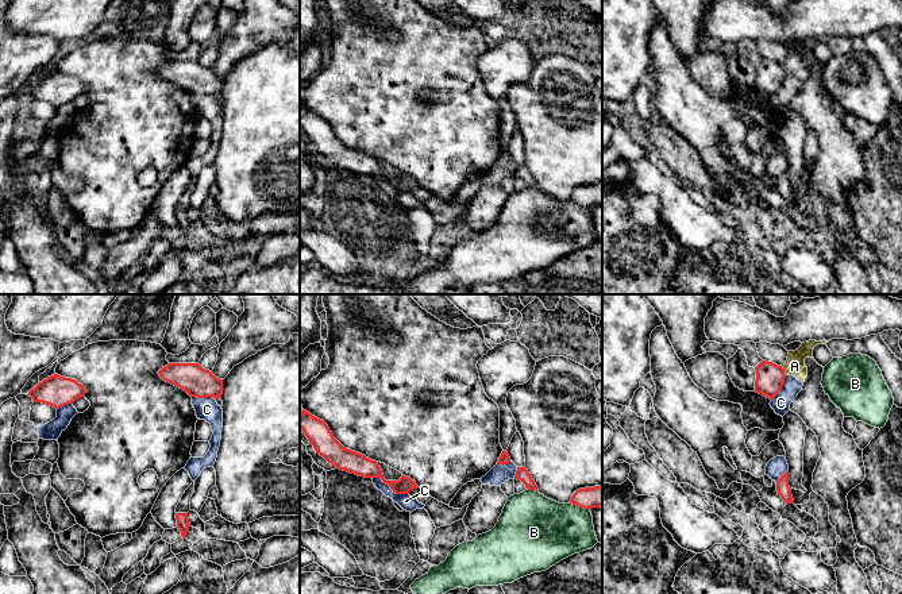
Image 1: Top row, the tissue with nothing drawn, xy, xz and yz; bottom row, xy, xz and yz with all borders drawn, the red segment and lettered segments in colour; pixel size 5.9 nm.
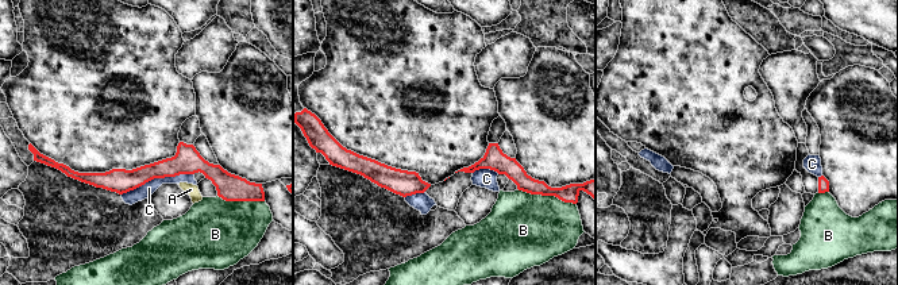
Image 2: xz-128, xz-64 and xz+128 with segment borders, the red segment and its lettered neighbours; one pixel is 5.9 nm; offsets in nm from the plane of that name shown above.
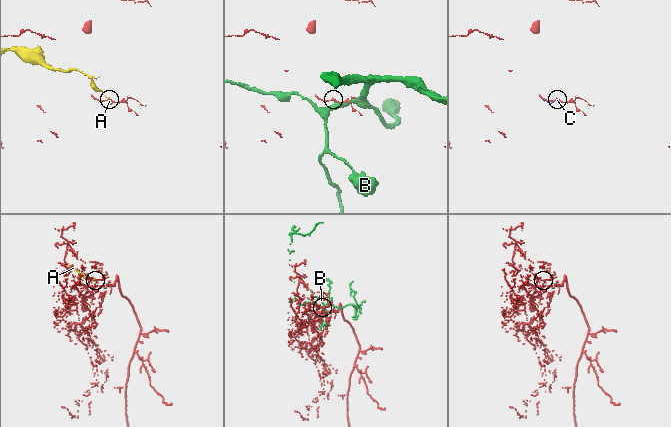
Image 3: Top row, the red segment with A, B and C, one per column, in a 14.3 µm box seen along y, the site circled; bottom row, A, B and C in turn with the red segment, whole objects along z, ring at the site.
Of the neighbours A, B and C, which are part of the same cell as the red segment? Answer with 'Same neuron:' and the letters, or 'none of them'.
Same neuron: none of them

